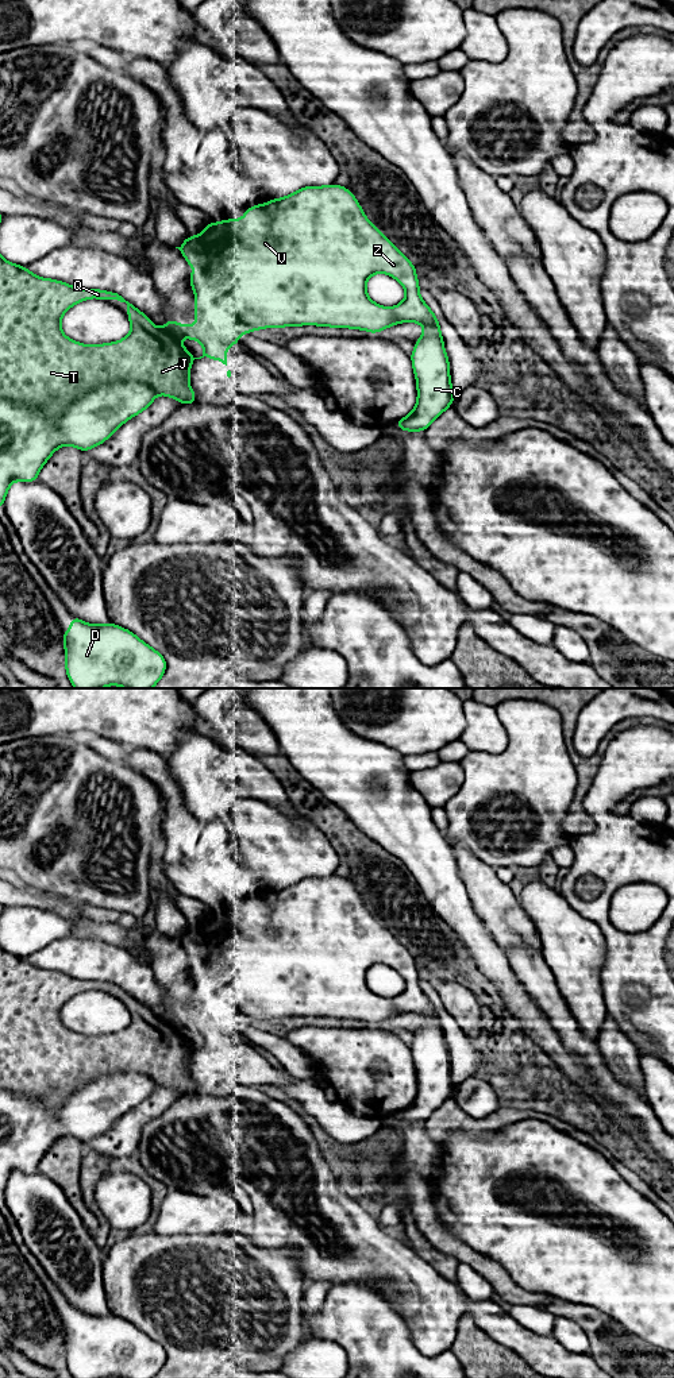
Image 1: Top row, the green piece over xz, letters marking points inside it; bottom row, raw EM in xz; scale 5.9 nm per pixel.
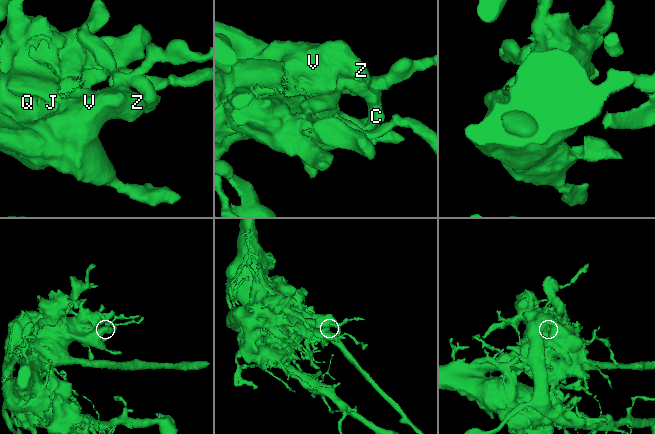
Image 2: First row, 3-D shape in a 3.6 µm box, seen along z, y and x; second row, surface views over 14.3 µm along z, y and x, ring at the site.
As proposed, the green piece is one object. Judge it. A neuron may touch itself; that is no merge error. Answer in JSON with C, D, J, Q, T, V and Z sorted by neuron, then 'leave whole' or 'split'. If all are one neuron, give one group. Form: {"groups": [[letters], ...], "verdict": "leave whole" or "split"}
{"groups": [["C", "D", "V", "Z"], ["J", "Q", "T"]], "verdict": "split"}

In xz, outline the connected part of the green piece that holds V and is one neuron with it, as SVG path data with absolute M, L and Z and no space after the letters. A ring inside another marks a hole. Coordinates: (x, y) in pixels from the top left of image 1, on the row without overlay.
M338 875L305 877L300 881L270 891L267 895L250 898L243 911L236 908L219 915L208 914L199 927L188 927L181 935L185 952L196 958L195 970L201 973L208 989L219 989L220 996L234 1004L249 1023L263 1019L321 1016L365 1020L377 1024L394 1015L413 1012L424 1018L411 1045L417 1076L417 1095L404 1109L394 1113L401 1122L425 1122L431 1113L452 1096L455 1084L448 1064L450 1053L444 1042L440 1018L435 1004L421 991L415 957L398 939L371 915L354 885ZM384 964L397 970L405 980L405 989L397 997L384 999L373 993L366 984L367 970Z

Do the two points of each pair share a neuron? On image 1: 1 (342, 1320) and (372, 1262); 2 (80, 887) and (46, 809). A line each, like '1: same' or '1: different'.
1: different
2: same

